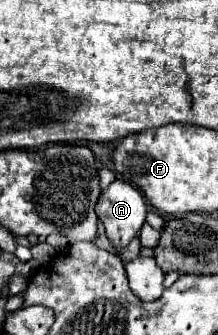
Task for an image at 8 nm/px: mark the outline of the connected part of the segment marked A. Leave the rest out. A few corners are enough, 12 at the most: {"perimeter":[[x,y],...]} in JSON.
{"perimeter":[[117,178],[95,212],[123,248],[145,224],[147,204],[135,184]]}

